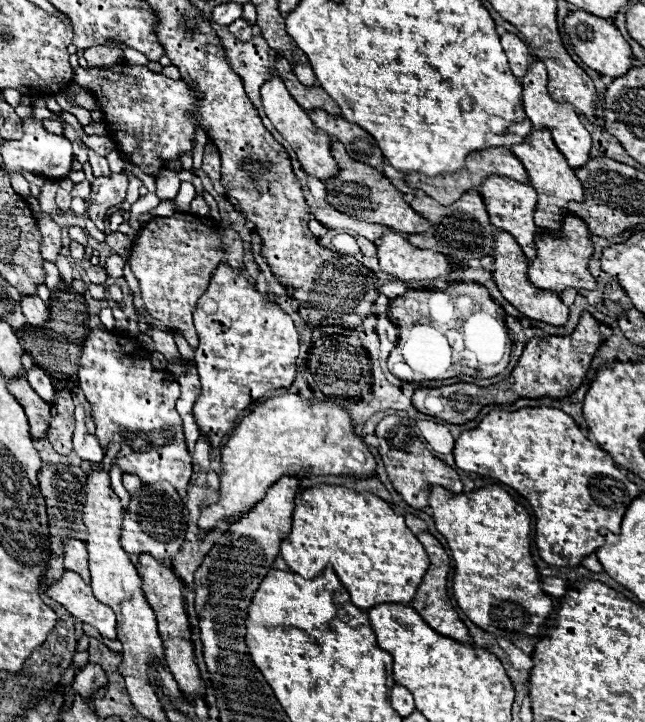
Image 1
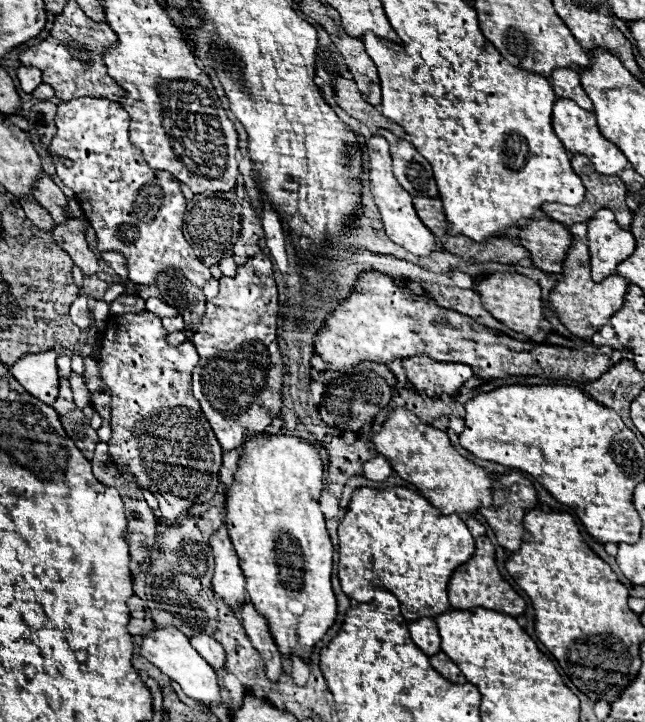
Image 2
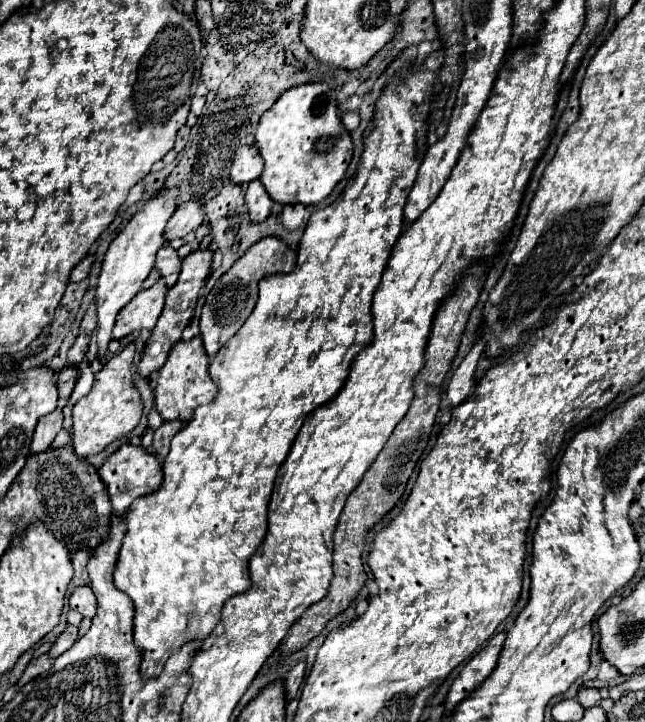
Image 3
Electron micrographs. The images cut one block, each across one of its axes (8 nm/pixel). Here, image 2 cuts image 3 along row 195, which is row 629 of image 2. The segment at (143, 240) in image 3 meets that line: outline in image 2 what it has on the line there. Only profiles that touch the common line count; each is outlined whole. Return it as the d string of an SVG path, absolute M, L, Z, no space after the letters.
M158 628L150 634L144 636L142 640L142 648L140 654L152 662L154 666L158 666L166 676L170 676L174 682L178 682L182 686L182 690L194 698L204 702L206 706L218 706L222 704L220 700L220 688L218 688L218 678L214 668L190 646L190 640L176 628Z

